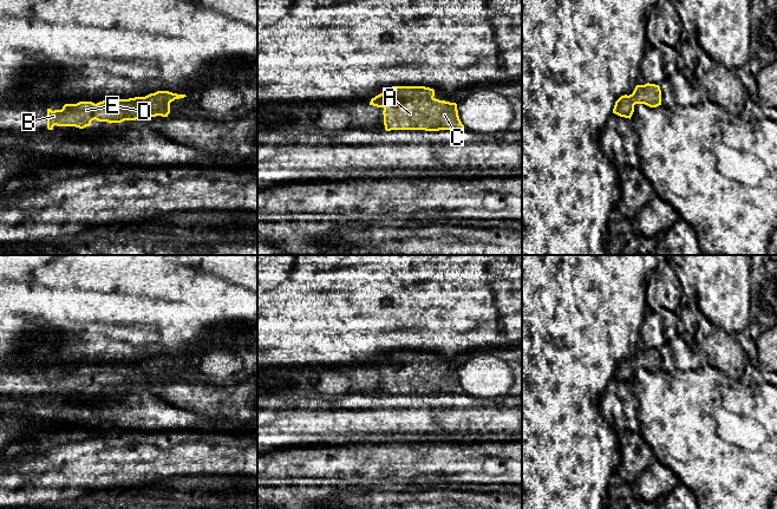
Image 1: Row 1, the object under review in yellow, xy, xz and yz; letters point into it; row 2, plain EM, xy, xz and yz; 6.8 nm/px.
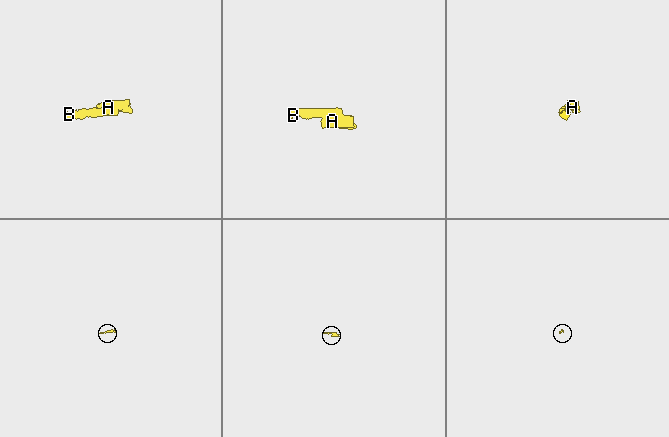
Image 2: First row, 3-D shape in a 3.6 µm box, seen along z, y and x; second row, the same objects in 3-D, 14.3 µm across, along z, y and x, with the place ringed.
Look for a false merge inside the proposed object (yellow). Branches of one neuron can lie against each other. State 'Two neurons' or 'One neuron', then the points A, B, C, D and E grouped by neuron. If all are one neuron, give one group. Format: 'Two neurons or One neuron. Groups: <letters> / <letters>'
One neuron. Groups: A B C D E

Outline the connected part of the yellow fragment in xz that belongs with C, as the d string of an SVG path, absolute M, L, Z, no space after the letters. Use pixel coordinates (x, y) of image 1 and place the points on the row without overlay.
M392 351L371 364L370 370L383 372L384 390L391 394L463 394L457 368L435 363L435 354L425 351Z

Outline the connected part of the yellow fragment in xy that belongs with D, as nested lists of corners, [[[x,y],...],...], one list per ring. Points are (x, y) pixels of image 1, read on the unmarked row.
[[[157,355],[145,361],[106,364],[97,368],[92,366],[65,368],[61,374],[47,373],[47,393],[53,394],[54,390],[84,393],[94,384],[111,389],[156,380],[168,381],[170,367],[184,361],[187,360]]]

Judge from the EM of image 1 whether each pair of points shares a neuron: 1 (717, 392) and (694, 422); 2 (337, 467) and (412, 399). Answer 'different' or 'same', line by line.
1: same
2: different

